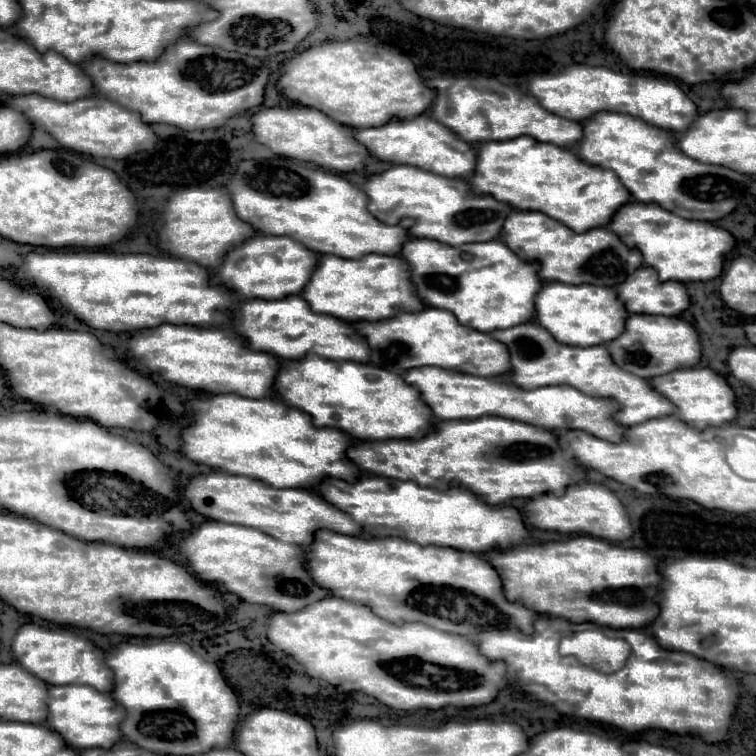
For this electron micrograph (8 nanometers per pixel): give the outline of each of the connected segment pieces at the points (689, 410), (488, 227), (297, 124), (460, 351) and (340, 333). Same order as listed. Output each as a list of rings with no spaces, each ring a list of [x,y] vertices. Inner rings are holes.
[[[693,367],[693,369],[675,369],[667,375],[657,375],[649,379],[649,385],[669,399],[675,405],[675,413],[683,423],[691,423],[691,427],[719,427],[735,419],[735,395],[727,381],[711,371],[709,367]]]
[[[393,165],[383,173],[367,175],[361,189],[369,199],[367,209],[381,223],[399,223],[401,217],[397,215],[397,209],[391,211],[391,207],[407,207],[407,217],[415,221],[409,227],[411,237],[433,239],[449,247],[497,239],[505,217],[513,211],[509,205],[499,203],[489,195],[475,195],[463,179],[443,179],[441,175],[419,171],[419,167]]]
[[[271,107],[271,109],[261,109],[261,111],[251,115],[251,125],[253,125],[255,139],[261,145],[269,147],[275,155],[297,159],[297,161],[323,163],[323,169],[327,169],[327,171],[331,171],[331,167],[335,167],[335,171],[339,171],[339,173],[359,171],[359,169],[363,169],[365,161],[369,159],[367,149],[353,139],[353,129],[329,119],[325,113],[321,113],[317,109],[309,109],[309,107],[285,107],[285,109],[283,107]]]
[[[427,307],[415,313],[399,313],[383,321],[359,321],[355,327],[359,327],[359,335],[367,335],[367,343],[371,343],[369,363],[387,371],[395,367],[411,369],[433,365],[447,367],[447,371],[467,371],[469,375],[499,377],[511,369],[509,353],[503,343],[495,341],[489,333],[459,325],[455,315],[443,309]]]
[[[289,295],[279,301],[241,301],[239,315],[235,315],[235,323],[231,325],[239,331],[239,335],[247,335],[247,339],[251,339],[251,347],[255,347],[255,351],[271,351],[271,355],[279,359],[301,359],[307,353],[317,353],[325,359],[349,359],[359,363],[369,359],[369,347],[363,339],[359,339],[351,323],[333,315],[313,313],[301,295]]]

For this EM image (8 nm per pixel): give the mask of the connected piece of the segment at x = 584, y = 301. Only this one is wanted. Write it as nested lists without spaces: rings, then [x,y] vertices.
[[[549,281],[543,283],[539,293],[535,295],[535,321],[551,331],[559,343],[567,345],[601,345],[623,331],[623,321],[627,317],[627,311],[623,303],[617,299],[615,291],[611,287],[591,287],[591,285],[567,285]]]

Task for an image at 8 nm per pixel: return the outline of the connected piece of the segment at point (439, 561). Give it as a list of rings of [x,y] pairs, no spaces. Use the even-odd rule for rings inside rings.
[[[315,531],[315,543],[307,549],[307,573],[313,583],[327,587],[331,595],[369,605],[379,617],[389,623],[427,623],[439,631],[455,635],[477,635],[487,629],[521,629],[531,633],[535,613],[525,609],[521,603],[509,603],[501,591],[501,579],[497,571],[475,553],[455,551],[451,547],[417,545],[399,537],[371,537],[363,539],[359,535],[339,535],[333,531]]]

